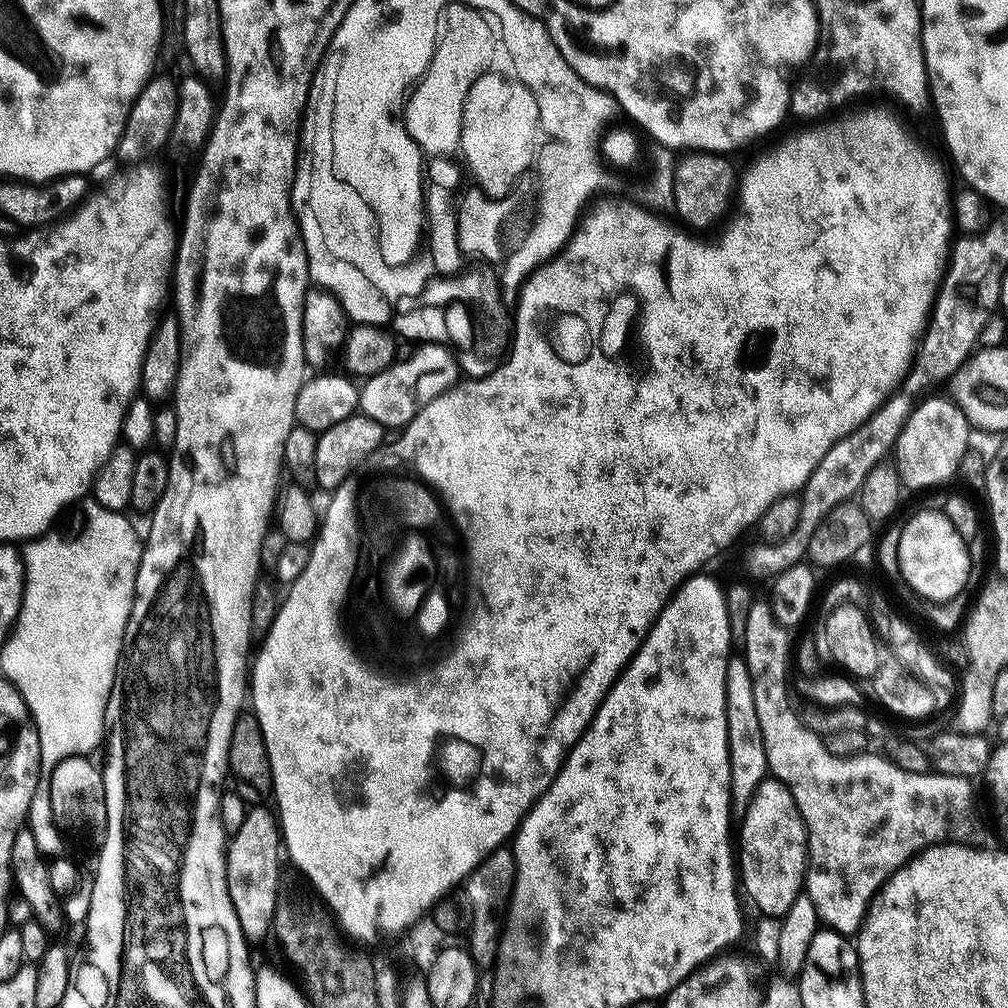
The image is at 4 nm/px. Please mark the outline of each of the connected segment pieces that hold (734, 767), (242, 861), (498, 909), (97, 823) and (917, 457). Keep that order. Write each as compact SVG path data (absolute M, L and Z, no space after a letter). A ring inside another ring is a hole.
M733 655L729 660L726 680L726 724L732 778L732 810L733 813L743 814L750 806L750 798L754 798L754 790L758 790L758 786L769 775L768 755L762 742L762 725L758 722L758 709L754 706L754 682L743 655Z
M249 807L246 819L237 832L231 833L226 844L226 882L230 902L234 906L234 914L238 914L238 922L244 931L244 937L250 942L256 942L266 932L271 933L276 918L276 905L280 896L280 856L282 860L282 837L277 813L271 807Z
M508 846L489 854L466 881L468 904L472 907L472 929L468 932L466 947L481 969L491 969L496 963L500 937L504 934L504 921L508 915L508 903L512 901L515 881L516 858Z
M71 756L58 762L50 776L50 807L54 810L54 822L61 833L69 837L81 836L84 840L99 841L108 829L104 773L101 765L95 764L88 756Z
M932 396L913 407L904 429L896 440L894 465L900 483L908 488L936 488L944 484L960 468L968 452L970 425L955 400Z

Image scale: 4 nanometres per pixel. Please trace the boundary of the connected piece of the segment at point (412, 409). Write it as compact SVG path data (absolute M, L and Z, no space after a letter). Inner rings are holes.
M422 344L403 360L397 359L386 370L367 377L360 388L359 411L374 418L384 429L403 429L434 398L447 392L461 375L457 357L451 347L442 344Z

